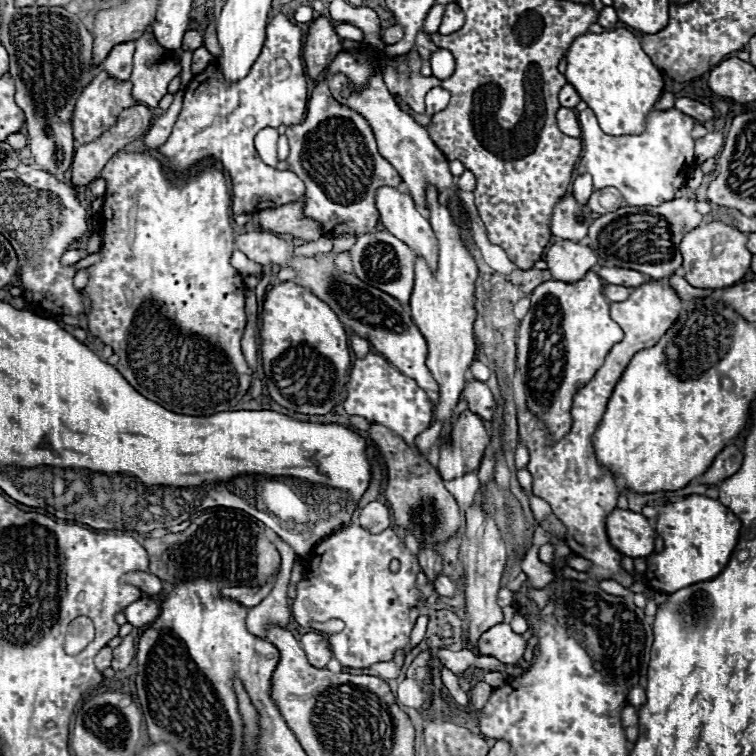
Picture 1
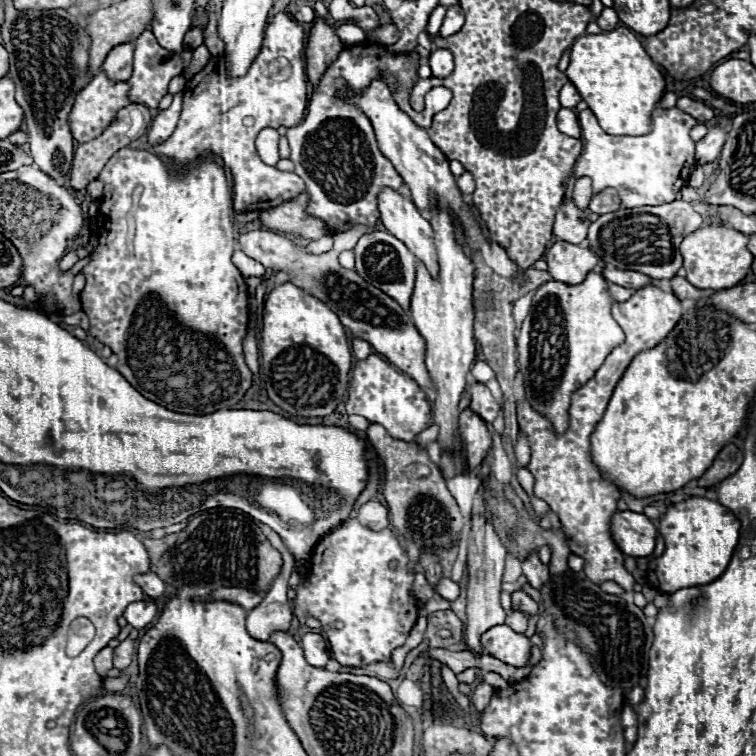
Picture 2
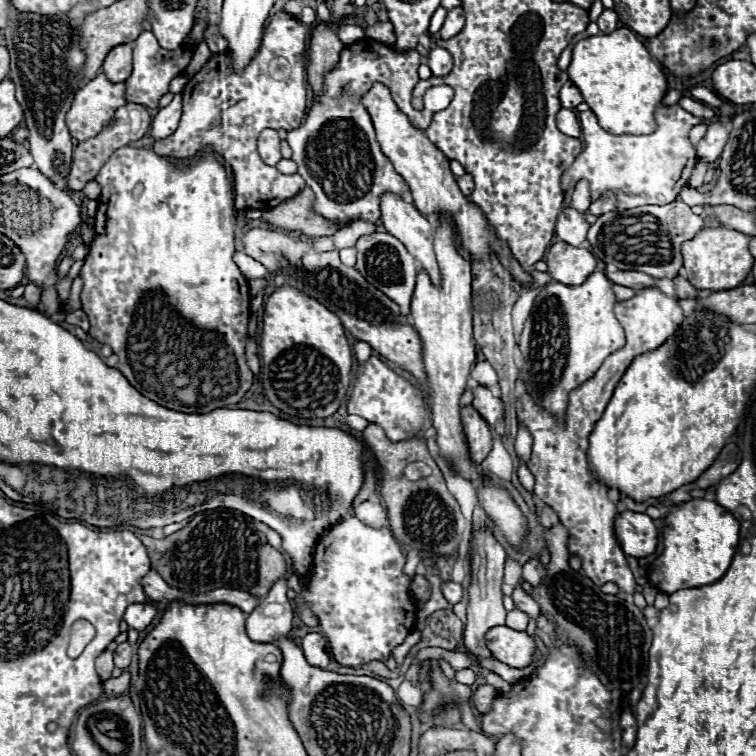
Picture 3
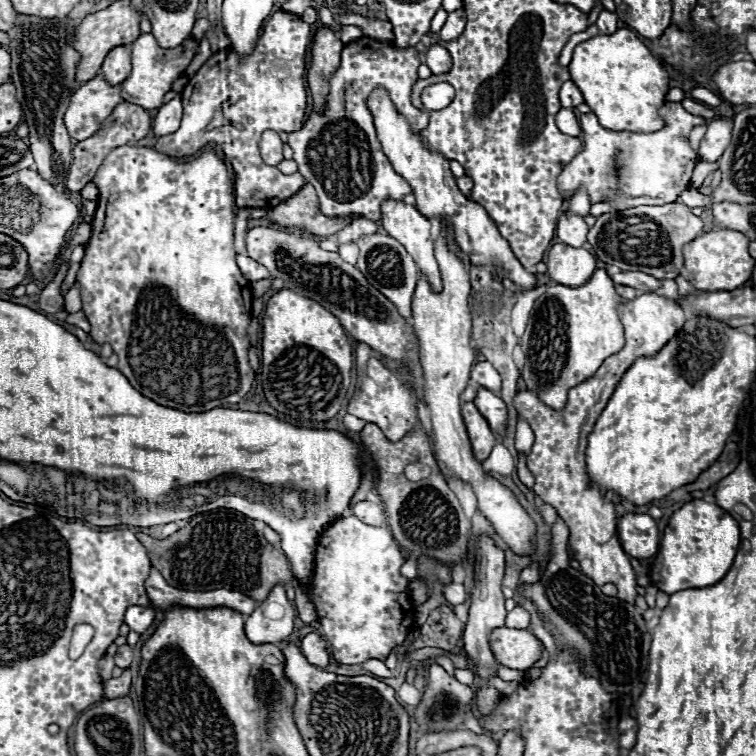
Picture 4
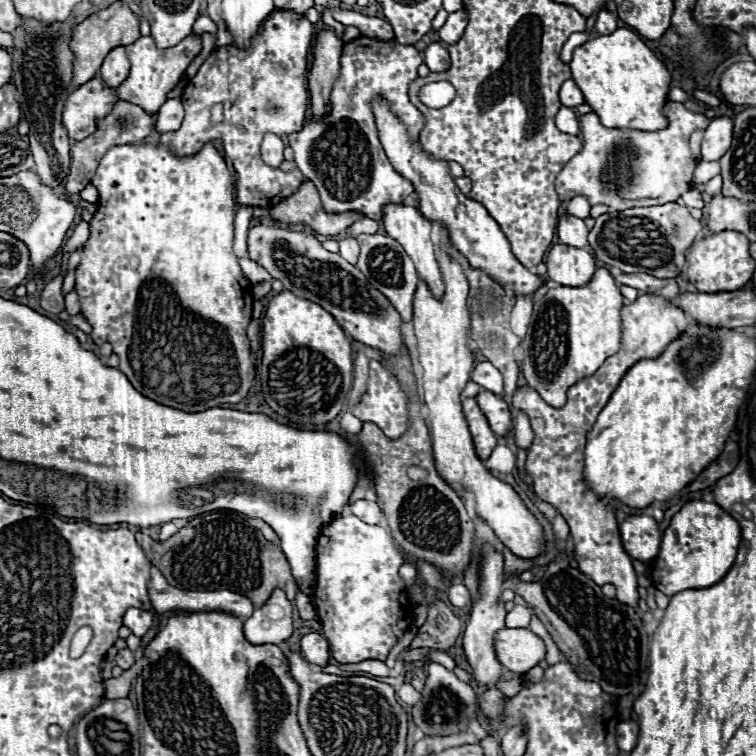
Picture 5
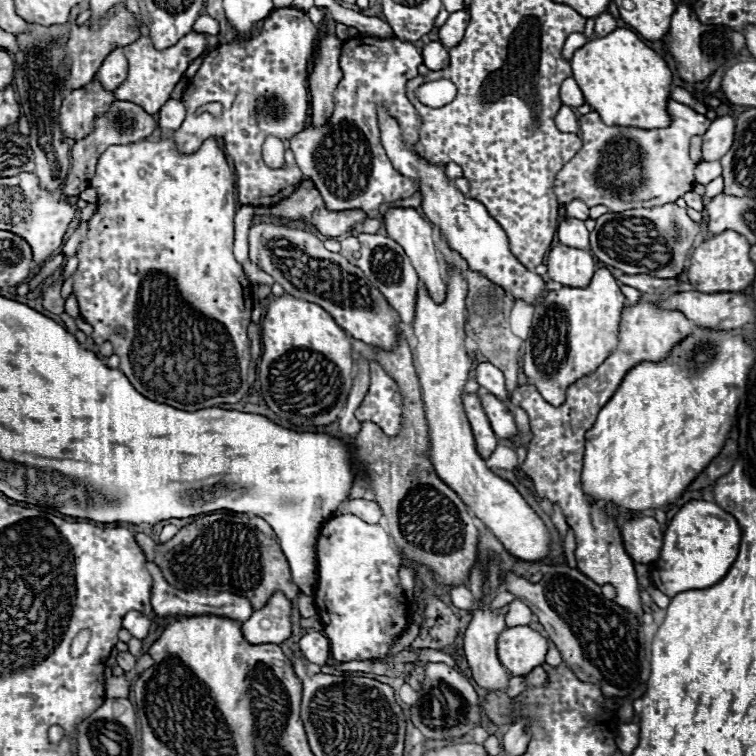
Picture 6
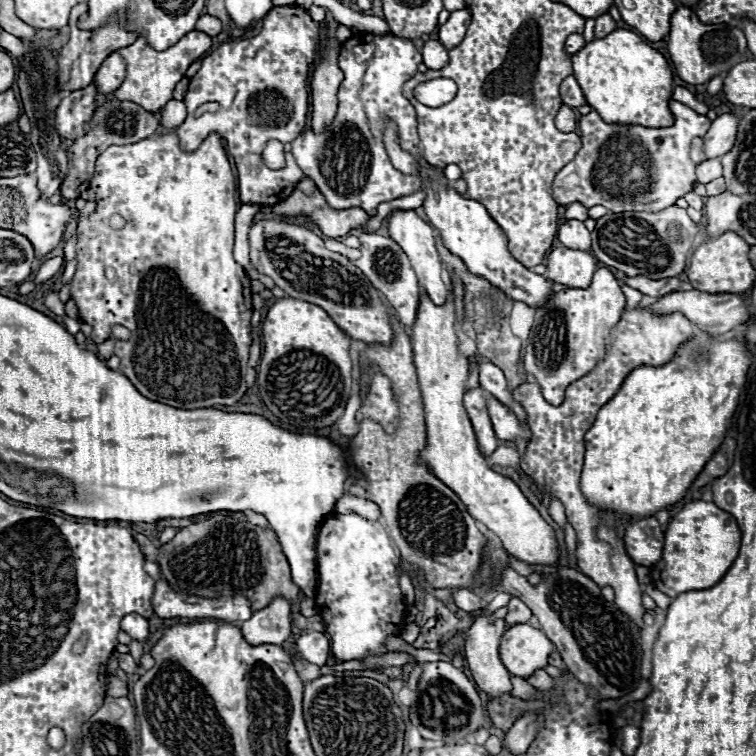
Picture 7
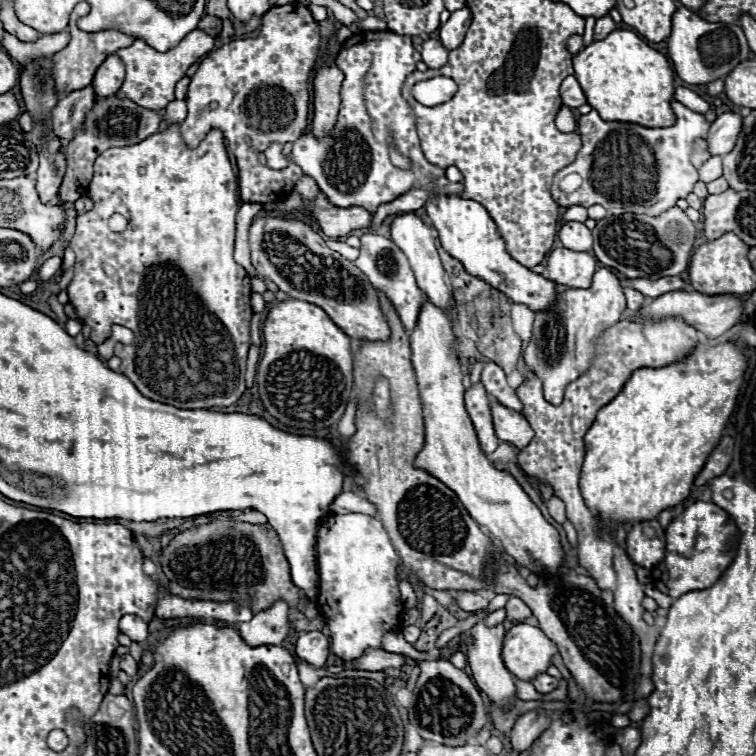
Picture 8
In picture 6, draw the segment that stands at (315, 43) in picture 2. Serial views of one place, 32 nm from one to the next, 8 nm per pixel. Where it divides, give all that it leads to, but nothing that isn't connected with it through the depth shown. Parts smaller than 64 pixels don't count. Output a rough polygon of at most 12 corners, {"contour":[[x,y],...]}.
{"contour":[[326,32],[308,76],[312,124],[334,112],[342,40]]}

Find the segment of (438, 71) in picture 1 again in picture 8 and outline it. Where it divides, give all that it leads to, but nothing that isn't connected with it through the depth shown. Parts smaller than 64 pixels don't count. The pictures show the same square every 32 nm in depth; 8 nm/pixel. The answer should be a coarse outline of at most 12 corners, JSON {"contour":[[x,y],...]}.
{"contour":[[424,40],[420,54],[428,68],[446,62],[448,50],[440,40]]}

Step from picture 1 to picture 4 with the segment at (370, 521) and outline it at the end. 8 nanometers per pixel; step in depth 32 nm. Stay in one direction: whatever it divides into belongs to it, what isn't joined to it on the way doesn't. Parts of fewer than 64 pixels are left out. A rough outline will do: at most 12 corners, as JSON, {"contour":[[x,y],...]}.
{"contour":[[358,502],[352,514],[370,526],[384,526],[386,514],[380,504]]}

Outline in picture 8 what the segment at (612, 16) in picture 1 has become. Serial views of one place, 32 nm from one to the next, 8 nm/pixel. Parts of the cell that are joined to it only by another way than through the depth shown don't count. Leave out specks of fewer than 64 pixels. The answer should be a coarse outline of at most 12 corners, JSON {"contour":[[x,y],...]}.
{"contour":[[610,16],[596,20],[594,40],[606,38],[606,34],[616,30],[616,24]]}

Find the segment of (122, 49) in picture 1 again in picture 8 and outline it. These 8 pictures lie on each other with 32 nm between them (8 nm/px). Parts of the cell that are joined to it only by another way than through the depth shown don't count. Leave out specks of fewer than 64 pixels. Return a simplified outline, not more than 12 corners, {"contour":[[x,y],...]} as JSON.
{"contour":[[112,54],[98,68],[96,96],[112,96],[124,82],[124,66]]}

